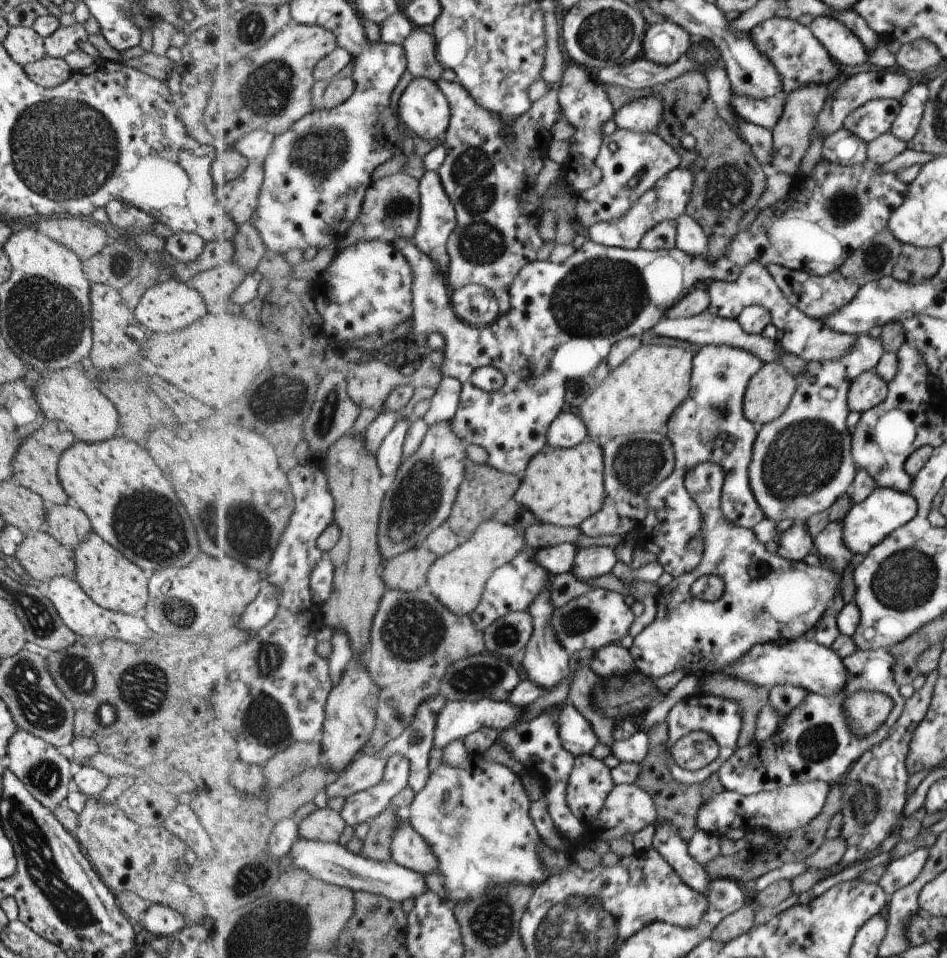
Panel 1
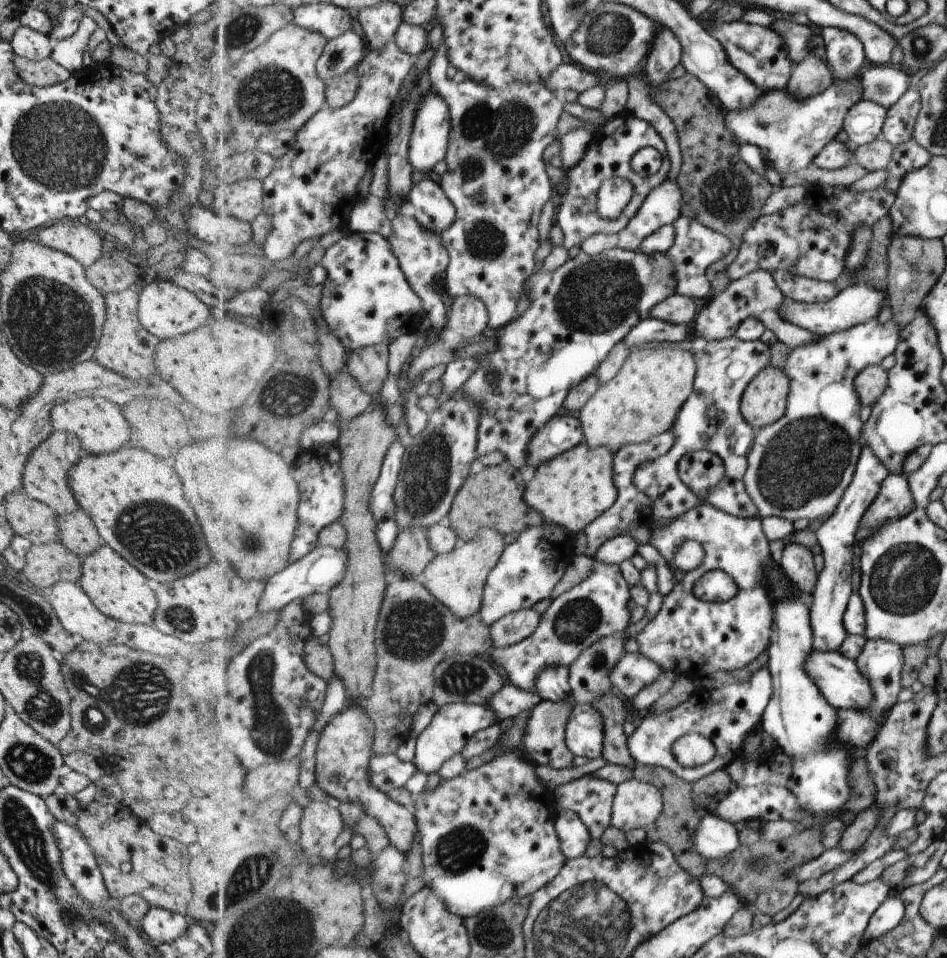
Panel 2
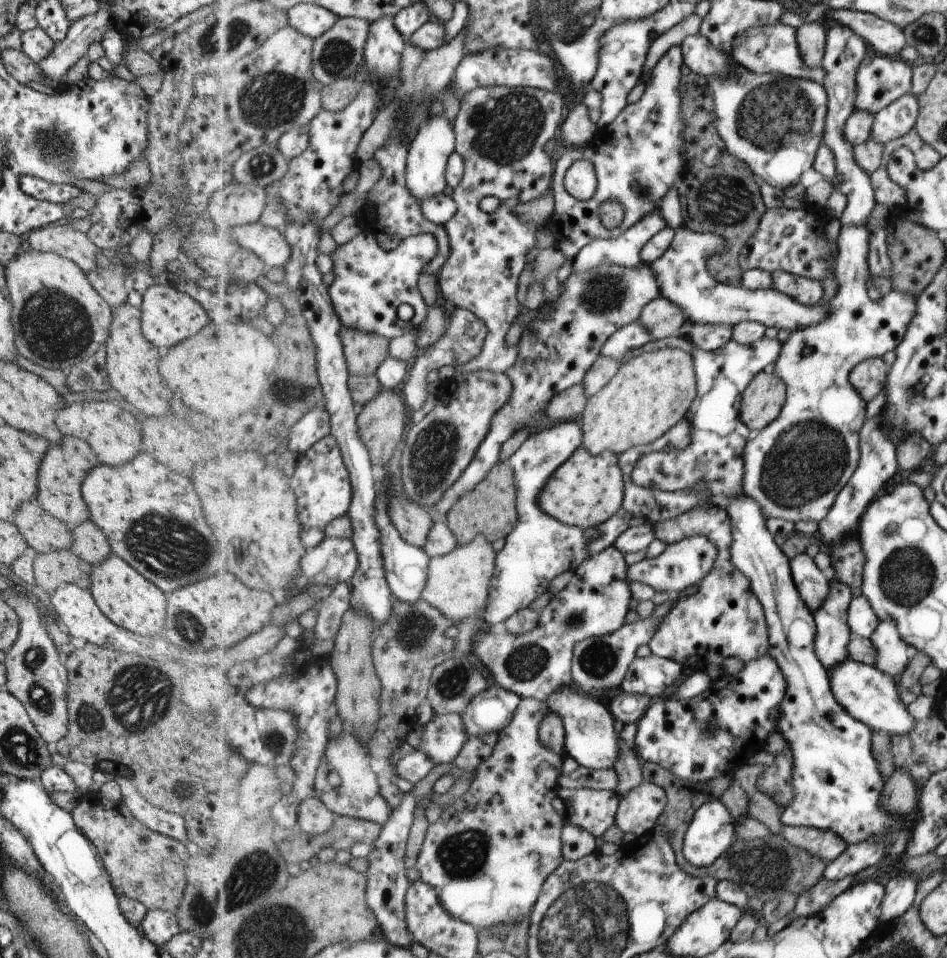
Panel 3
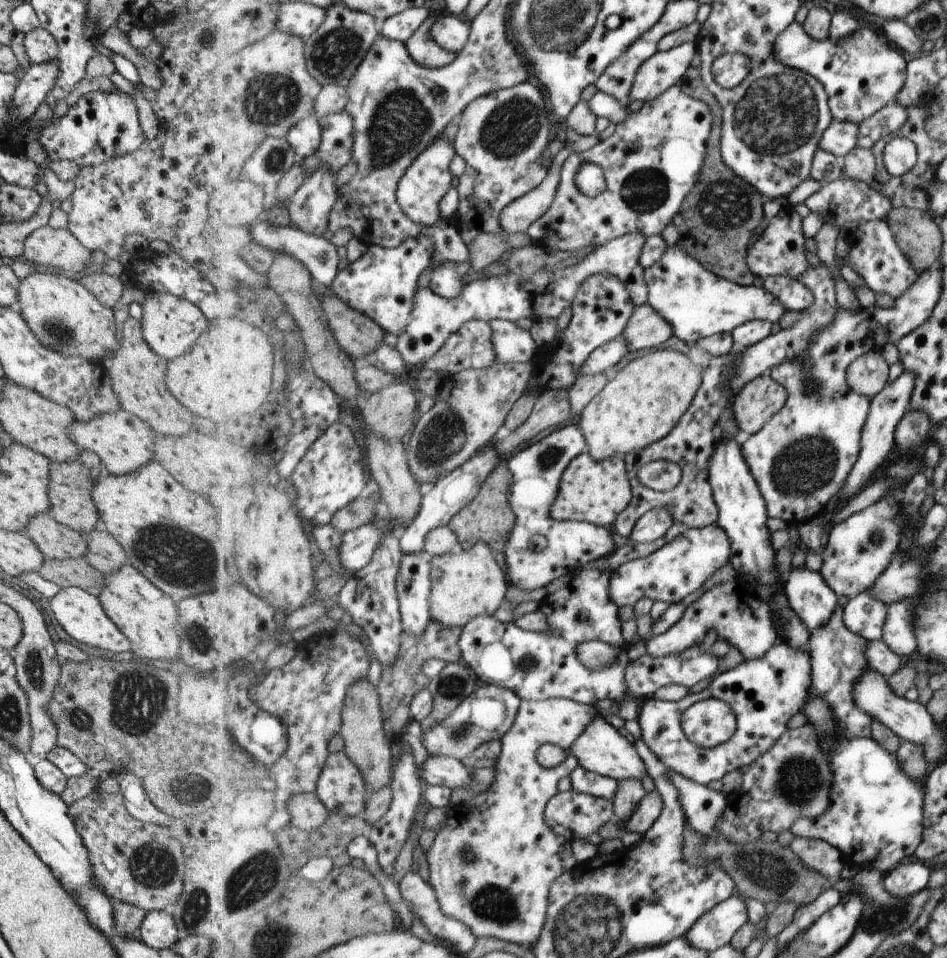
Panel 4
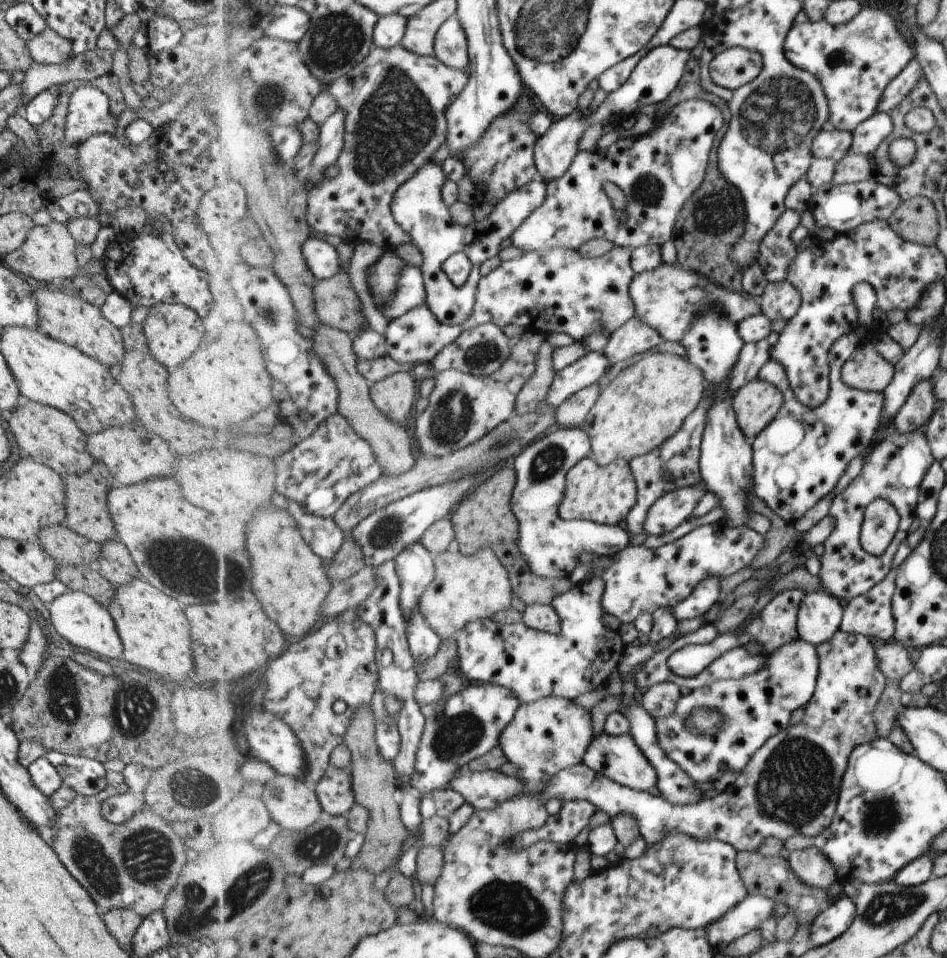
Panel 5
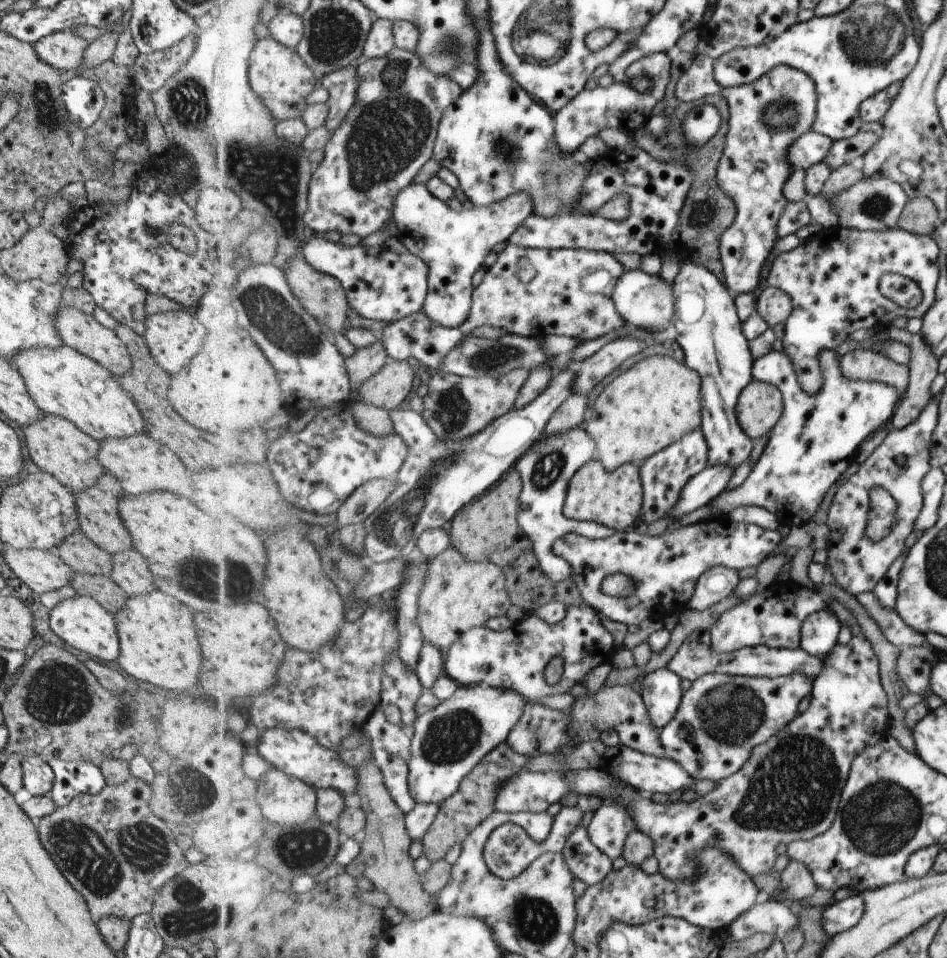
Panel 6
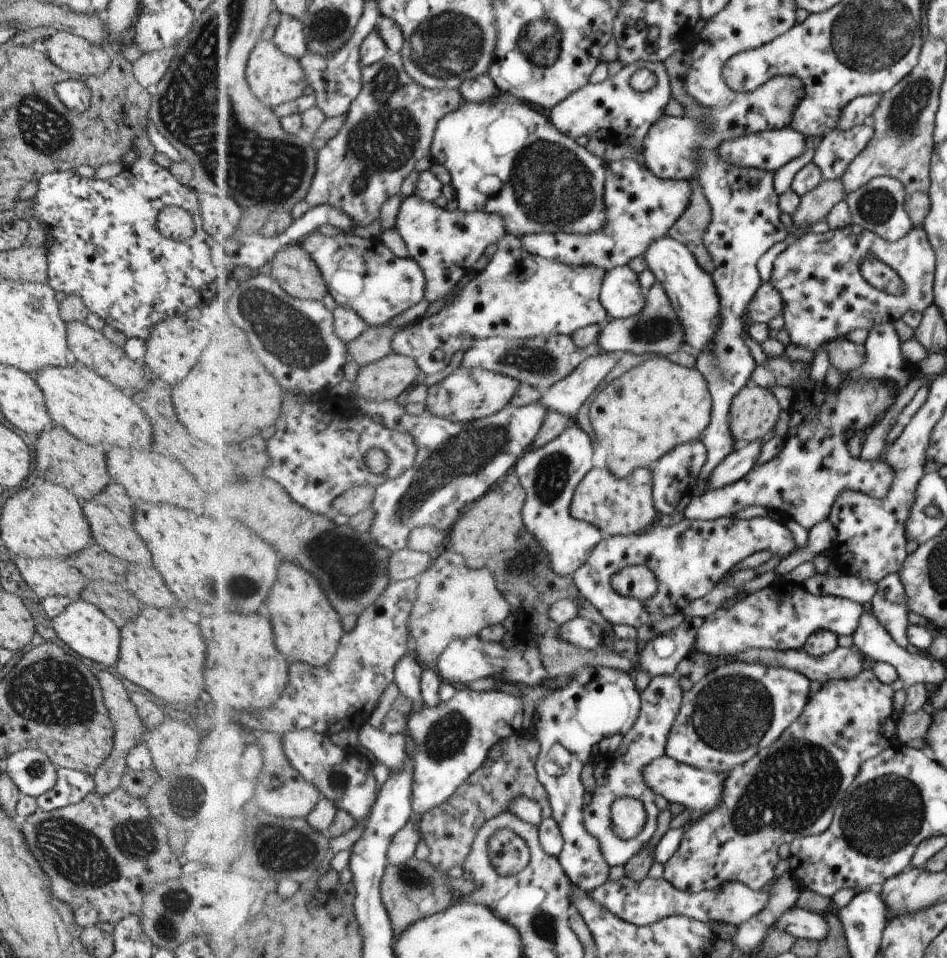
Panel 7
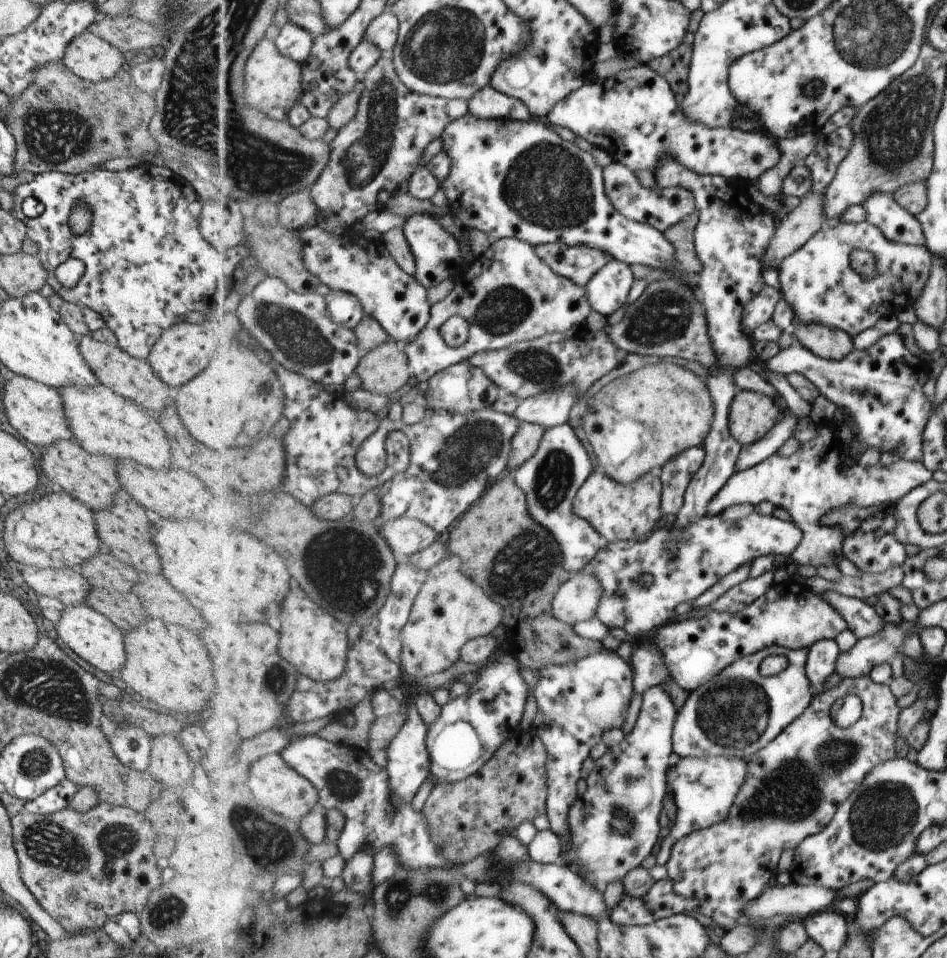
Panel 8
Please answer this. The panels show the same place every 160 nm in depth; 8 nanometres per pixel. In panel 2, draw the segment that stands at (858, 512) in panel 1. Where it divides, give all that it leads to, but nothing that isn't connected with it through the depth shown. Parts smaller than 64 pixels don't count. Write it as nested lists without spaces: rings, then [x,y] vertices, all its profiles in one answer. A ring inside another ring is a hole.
[[[902,473],[888,474],[888,477],[881,484],[880,495],[877,496],[874,504],[869,506],[865,518],[859,524],[857,532],[857,542],[861,547],[863,542],[867,540],[867,536],[871,536],[871,532],[875,528],[879,528],[881,524],[899,518],[903,514],[907,514],[911,510],[911,496],[909,494],[906,476]]]

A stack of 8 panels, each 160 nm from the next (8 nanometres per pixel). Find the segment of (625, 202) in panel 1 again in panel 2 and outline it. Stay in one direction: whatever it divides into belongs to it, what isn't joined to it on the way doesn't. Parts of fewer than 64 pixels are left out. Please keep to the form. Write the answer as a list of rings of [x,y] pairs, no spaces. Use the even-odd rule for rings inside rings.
[[[630,113],[619,114],[610,119],[603,126],[599,135],[595,136],[587,153],[583,156],[583,160],[577,166],[567,170],[567,182],[564,183],[564,191],[557,197],[554,217],[554,223],[560,227],[564,235],[562,245],[570,251],[575,246],[582,246],[585,240],[589,240],[595,234],[623,232],[631,220],[637,216],[637,212],[640,211],[651,192],[668,180],[669,170],[671,170],[671,160],[668,156],[668,146],[653,124]],[[647,147],[656,149],[661,154],[662,167],[654,175],[643,178],[631,168],[631,160],[639,150]],[[613,176],[629,180],[634,186],[634,194],[631,203],[621,212],[619,218],[607,220],[607,218],[599,216],[599,212],[597,212],[597,196],[603,182]]]

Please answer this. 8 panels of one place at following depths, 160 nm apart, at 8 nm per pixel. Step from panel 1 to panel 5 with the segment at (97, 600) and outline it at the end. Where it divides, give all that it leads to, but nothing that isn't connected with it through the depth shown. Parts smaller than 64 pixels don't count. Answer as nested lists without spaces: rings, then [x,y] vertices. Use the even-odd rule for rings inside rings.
[[[139,577],[114,588],[114,592],[113,600],[105,608],[122,644],[121,660],[157,676],[161,674],[161,678],[181,680],[193,668],[189,656],[189,624],[181,606]]]

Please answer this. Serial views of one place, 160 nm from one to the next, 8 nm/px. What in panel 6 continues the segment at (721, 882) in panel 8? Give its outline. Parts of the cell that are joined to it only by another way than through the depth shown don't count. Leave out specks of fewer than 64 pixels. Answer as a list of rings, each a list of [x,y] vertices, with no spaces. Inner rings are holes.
[[[859,634],[847,644],[837,643],[827,656],[824,658],[822,671],[816,676],[808,709],[767,743],[756,746],[745,766],[736,775],[723,779],[717,784],[717,788],[690,803],[679,800],[653,802],[650,795],[630,787],[601,768],[547,772],[523,769],[500,786],[496,796],[496,810],[504,813],[540,813],[549,810],[549,806],[553,806],[555,802],[561,803],[571,792],[585,794],[588,798],[599,797],[602,801],[614,801],[628,809],[638,829],[653,839],[654,856],[659,862],[659,870],[671,880],[696,879],[699,870],[698,856],[705,847],[717,847],[733,855],[735,861],[750,876],[769,873],[775,866],[775,850],[779,848],[779,844],[788,846],[795,841],[815,839],[833,826],[840,810],[852,762],[860,752],[887,736],[887,698],[881,688],[879,658],[871,642],[864,634]]]

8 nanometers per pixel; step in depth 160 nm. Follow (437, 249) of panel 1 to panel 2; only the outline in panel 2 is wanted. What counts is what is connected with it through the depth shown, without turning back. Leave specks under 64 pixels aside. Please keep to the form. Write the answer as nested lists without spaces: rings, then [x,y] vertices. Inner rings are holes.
[[[423,179],[410,193],[410,203],[415,207],[415,217],[433,234],[441,234],[456,220],[456,207],[440,184]]]

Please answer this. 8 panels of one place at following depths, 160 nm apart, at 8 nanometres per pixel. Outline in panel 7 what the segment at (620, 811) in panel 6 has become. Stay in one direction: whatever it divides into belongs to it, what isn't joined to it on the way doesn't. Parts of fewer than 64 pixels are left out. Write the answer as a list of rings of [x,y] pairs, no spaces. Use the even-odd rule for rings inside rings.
[[[661,675],[653,677],[649,686],[642,692],[642,711],[636,726],[624,736],[623,742],[612,754],[601,756],[595,762],[595,776],[597,788],[592,794],[591,802],[584,808],[585,824],[588,832],[600,840],[601,850],[611,867],[626,865],[633,860],[638,852],[653,838],[657,830],[657,816],[659,808],[653,803],[654,790],[644,778],[644,768],[655,759],[666,755],[666,746],[670,732],[680,714],[684,702],[684,691],[679,684],[677,675]],[[631,797],[643,802],[646,808],[647,820],[643,830],[632,839],[622,839],[614,829],[612,806],[618,798]]]

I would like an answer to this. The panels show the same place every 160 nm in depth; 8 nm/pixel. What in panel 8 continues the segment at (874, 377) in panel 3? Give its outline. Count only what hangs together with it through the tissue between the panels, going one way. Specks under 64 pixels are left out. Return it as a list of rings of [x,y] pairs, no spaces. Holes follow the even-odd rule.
[[[815,323],[797,324],[797,328],[795,341],[821,358],[842,361],[854,351],[853,337],[848,332]]]

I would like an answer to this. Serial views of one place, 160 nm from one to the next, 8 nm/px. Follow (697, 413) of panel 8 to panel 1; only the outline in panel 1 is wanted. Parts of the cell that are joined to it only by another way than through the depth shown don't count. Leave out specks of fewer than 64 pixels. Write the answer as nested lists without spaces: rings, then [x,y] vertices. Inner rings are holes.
[[[642,345],[619,368],[610,370],[605,382],[580,407],[588,435],[603,442],[639,432],[665,431],[677,408],[691,395],[694,359],[691,349],[677,345]]]

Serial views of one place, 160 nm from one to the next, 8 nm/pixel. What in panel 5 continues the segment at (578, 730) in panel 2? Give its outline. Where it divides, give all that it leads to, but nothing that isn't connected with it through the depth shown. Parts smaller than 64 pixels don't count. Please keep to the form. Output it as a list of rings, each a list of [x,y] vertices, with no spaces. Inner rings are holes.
[[[603,732],[601,736],[594,737],[588,752],[585,754],[584,764],[611,778],[618,784],[637,791],[647,791],[659,784],[657,768],[653,766],[649,758],[641,751],[641,748],[637,746],[636,741],[631,738],[631,733],[611,736],[611,734]]]

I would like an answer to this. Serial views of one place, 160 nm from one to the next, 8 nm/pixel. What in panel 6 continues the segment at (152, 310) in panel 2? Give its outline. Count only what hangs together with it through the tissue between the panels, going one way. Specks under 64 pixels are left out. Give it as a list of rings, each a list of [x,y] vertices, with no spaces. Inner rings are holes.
[[[188,310],[165,311],[147,316],[141,335],[154,361],[171,376],[199,352],[206,337],[206,324]]]

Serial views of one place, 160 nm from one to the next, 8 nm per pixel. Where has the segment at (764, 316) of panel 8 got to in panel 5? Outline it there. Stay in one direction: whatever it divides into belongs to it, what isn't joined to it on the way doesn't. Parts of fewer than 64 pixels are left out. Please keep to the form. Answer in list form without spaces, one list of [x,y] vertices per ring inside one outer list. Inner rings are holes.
[[[787,281],[768,282],[763,294],[761,310],[763,314],[772,320],[788,322],[800,312],[803,298],[799,290]]]

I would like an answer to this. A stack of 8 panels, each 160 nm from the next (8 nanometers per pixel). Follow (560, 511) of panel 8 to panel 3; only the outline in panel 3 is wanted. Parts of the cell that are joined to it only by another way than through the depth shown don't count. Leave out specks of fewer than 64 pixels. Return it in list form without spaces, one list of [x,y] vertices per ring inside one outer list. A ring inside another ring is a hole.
[[[577,421],[561,422],[551,426],[551,428],[547,428],[547,430],[532,434],[525,444],[511,456],[510,464],[515,473],[515,484],[517,486],[517,514],[519,514],[519,521],[515,530],[507,536],[503,549],[496,554],[496,575],[493,576],[492,580],[489,608],[487,608],[487,612],[485,612],[483,617],[489,626],[501,624],[501,622],[505,624],[511,616],[517,615],[517,612],[531,607],[531,604],[539,596],[544,596],[550,591],[551,584],[553,580],[557,579],[557,576],[576,570],[581,567],[583,560],[589,558],[591,540],[585,538],[585,534],[583,534],[585,528],[563,524],[563,522],[544,512],[541,509],[541,504],[539,504],[539,496],[541,496],[543,488],[547,486],[555,472],[582,447],[584,447],[584,430],[577,424]]]

